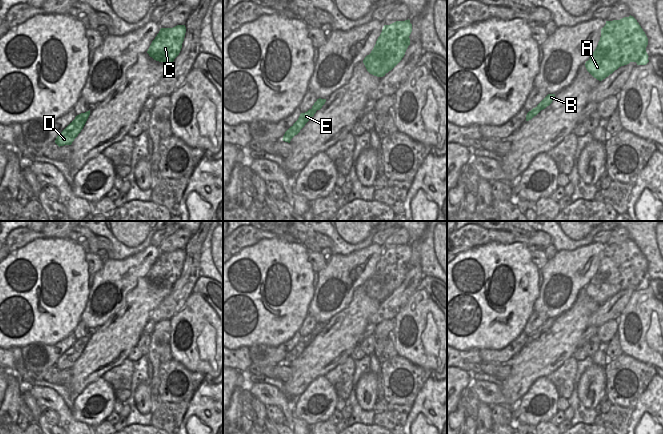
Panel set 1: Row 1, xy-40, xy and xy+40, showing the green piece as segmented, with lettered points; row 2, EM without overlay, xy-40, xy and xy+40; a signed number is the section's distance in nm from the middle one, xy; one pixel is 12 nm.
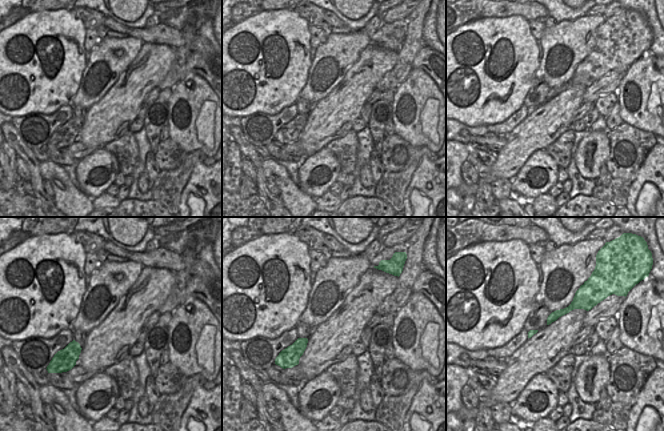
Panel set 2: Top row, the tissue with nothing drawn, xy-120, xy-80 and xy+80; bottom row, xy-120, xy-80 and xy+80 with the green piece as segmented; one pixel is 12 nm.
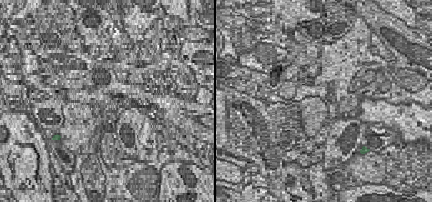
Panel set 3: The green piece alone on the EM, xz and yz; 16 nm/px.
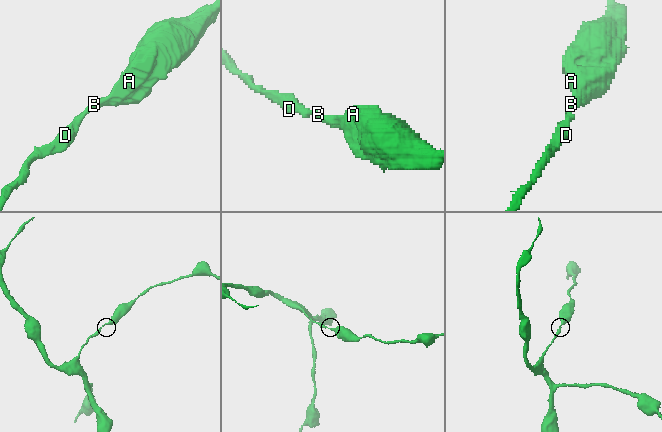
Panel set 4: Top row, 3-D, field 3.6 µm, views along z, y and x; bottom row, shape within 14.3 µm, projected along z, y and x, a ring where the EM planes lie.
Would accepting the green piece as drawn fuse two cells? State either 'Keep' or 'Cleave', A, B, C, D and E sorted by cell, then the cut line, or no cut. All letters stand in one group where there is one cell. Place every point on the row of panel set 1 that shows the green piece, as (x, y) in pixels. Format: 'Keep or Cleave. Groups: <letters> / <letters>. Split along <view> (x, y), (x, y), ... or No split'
Keep. Groups: A B C D E. No split

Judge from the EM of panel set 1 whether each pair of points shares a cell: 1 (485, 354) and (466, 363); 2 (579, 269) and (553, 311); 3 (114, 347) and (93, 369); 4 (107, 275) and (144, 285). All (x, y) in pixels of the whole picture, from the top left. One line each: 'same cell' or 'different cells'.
1: different cells
2: same cell
3: same cell
4: different cells

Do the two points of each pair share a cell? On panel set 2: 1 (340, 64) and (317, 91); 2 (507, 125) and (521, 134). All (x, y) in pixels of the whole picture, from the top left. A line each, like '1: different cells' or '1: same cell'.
1: same cell
2: different cells

